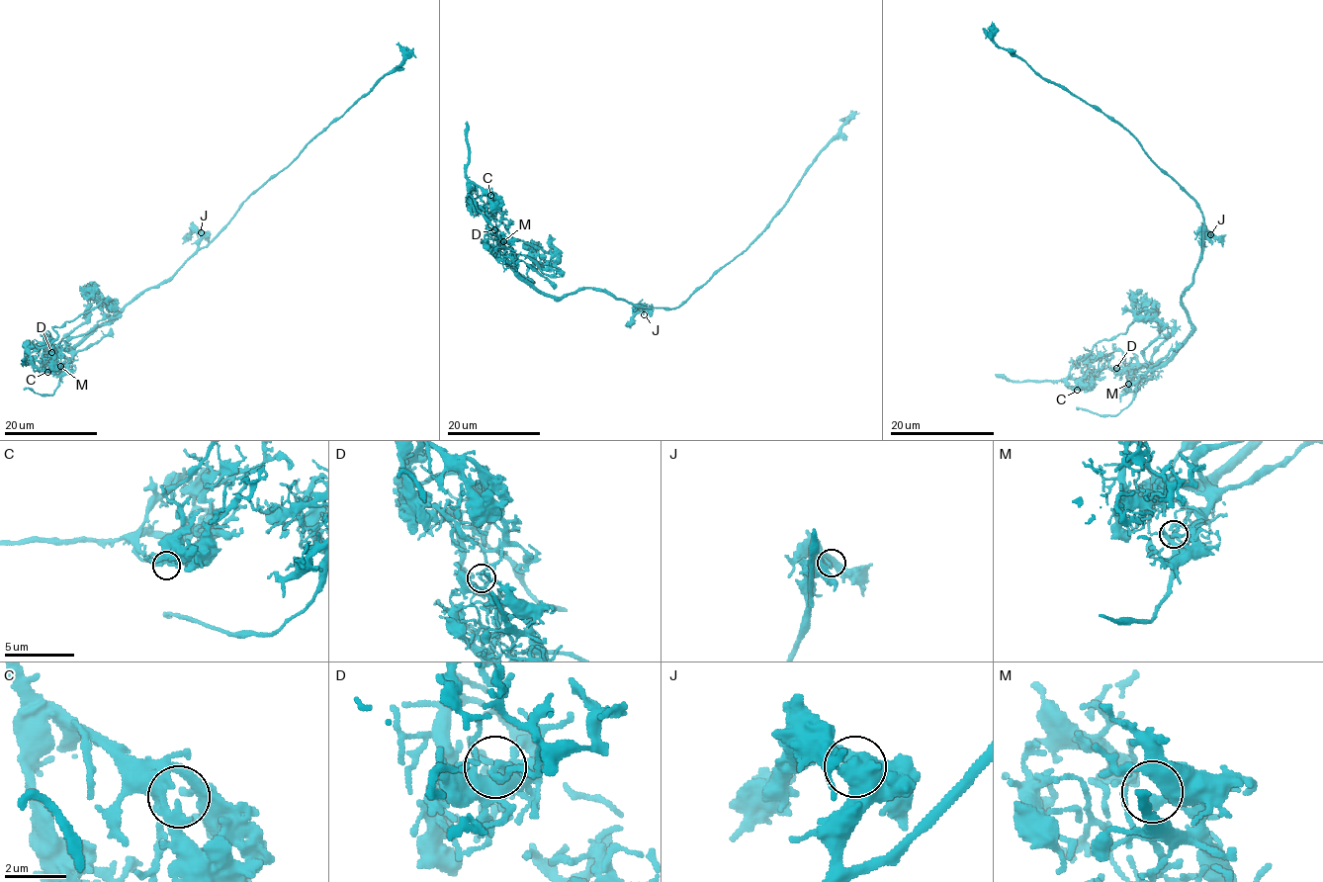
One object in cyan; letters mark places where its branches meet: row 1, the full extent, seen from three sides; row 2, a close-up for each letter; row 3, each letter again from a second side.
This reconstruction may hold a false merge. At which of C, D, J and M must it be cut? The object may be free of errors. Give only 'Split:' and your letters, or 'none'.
Split: D

